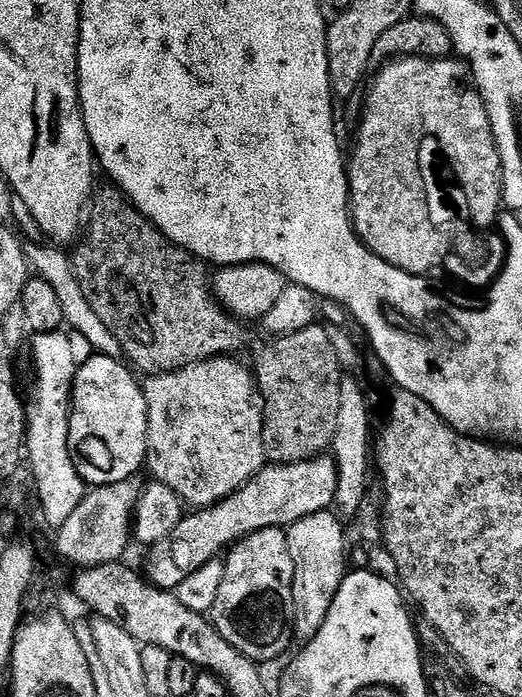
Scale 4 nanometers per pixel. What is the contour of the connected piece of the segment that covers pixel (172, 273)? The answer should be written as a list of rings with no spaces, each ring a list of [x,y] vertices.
[[[115,186],[107,187],[108,188],[102,189],[101,192],[99,189],[99,191],[91,197],[90,211],[86,216],[86,227],[83,229],[78,243],[71,249],[73,252],[70,252],[70,259],[74,274],[78,278],[78,286],[82,286],[82,294],[86,294],[86,302],[90,302],[94,314],[98,314],[98,318],[102,318],[102,322],[106,322],[106,330],[110,330],[110,334],[114,334],[114,338],[120,344],[121,353],[123,353],[125,357],[128,355],[128,357],[126,357],[127,363],[131,365],[137,373],[147,374],[148,376],[161,376],[163,372],[177,372],[180,368],[185,368],[191,364],[197,364],[203,360],[211,360],[213,356],[236,354],[236,351],[244,344],[245,325],[237,320],[236,317],[228,315],[228,313],[221,308],[220,302],[216,299],[212,290],[210,272],[208,276],[208,271],[210,271],[209,265],[205,263],[205,261],[200,260],[192,252],[188,252],[176,244],[170,243],[169,240],[128,201],[127,196],[125,196],[119,188]]]

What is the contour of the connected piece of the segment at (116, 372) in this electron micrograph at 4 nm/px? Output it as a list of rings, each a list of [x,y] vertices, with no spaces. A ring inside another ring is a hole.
[[[99,354],[89,357],[85,364],[83,361],[77,367],[76,381],[72,383],[72,407],[68,418],[68,449],[72,461],[88,486],[131,480],[139,468],[145,467],[148,458],[148,403],[144,389],[137,373],[117,357]]]

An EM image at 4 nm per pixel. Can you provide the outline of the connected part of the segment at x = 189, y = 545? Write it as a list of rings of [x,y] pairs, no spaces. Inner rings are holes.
[[[321,454],[297,464],[269,463],[246,486],[225,500],[185,515],[162,542],[151,545],[147,549],[148,561],[142,567],[143,575],[149,584],[161,590],[175,590],[190,574],[231,549],[237,540],[267,528],[286,530],[310,514],[329,511],[335,505],[337,490],[338,470],[331,455]]]

